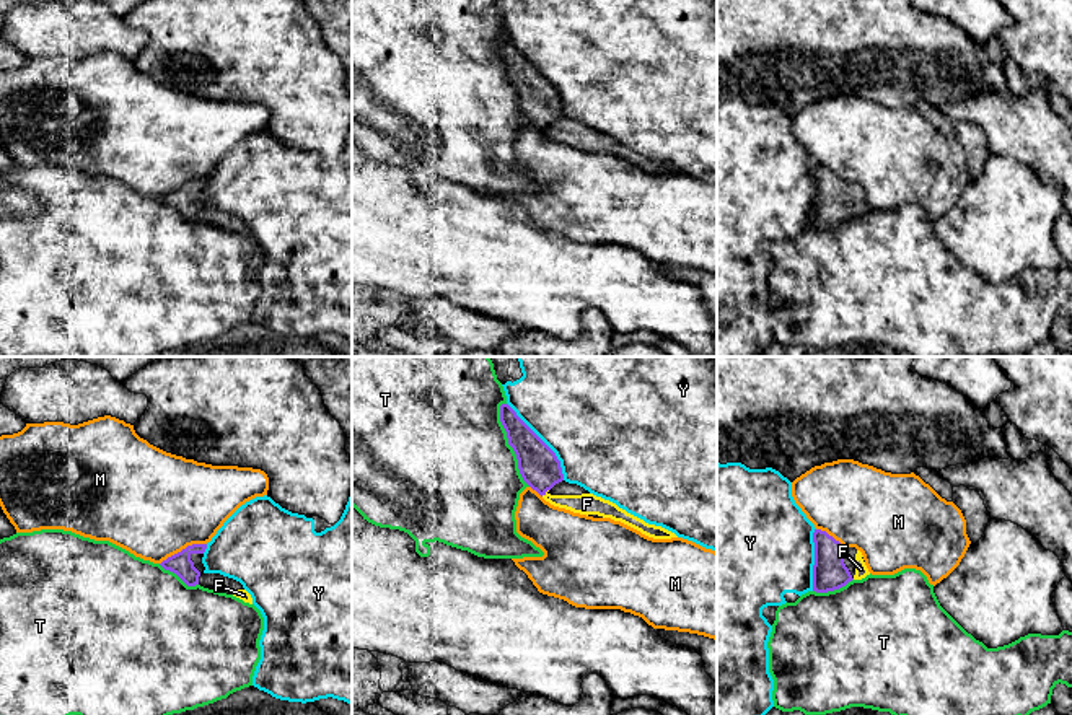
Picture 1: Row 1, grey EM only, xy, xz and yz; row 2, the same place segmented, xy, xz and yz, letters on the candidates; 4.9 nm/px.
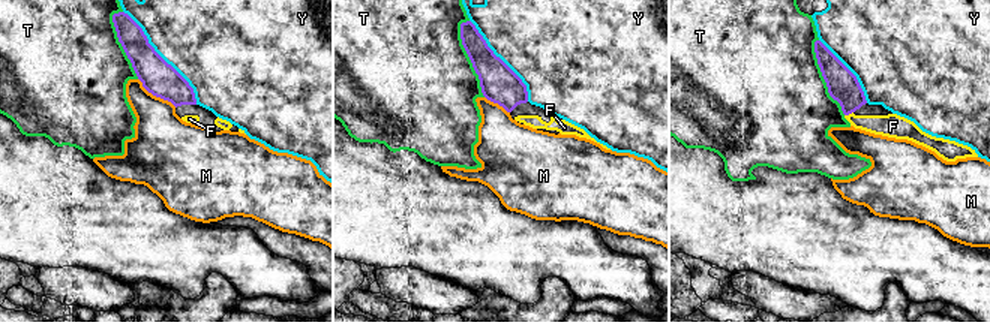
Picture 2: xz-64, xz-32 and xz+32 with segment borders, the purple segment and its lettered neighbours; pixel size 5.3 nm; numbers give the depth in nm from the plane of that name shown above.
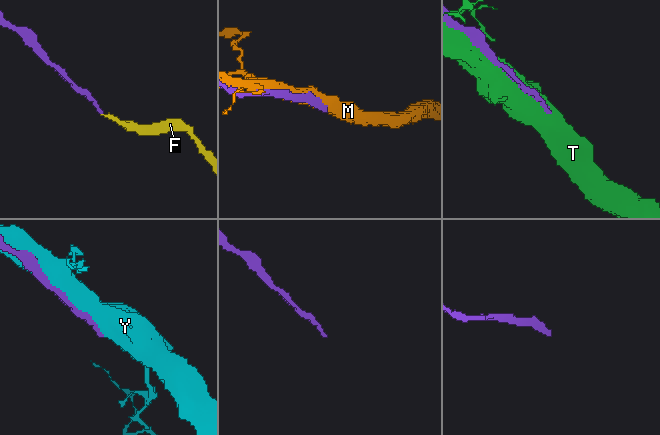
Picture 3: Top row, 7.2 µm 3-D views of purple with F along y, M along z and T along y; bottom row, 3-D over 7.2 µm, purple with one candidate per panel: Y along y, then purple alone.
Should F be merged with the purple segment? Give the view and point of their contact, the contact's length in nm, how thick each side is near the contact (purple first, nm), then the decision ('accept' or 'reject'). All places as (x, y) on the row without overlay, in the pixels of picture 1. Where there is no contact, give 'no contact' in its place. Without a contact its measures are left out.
contact xz (544, 127); length 50 nm; calibres 200 and 110 nm; accept

